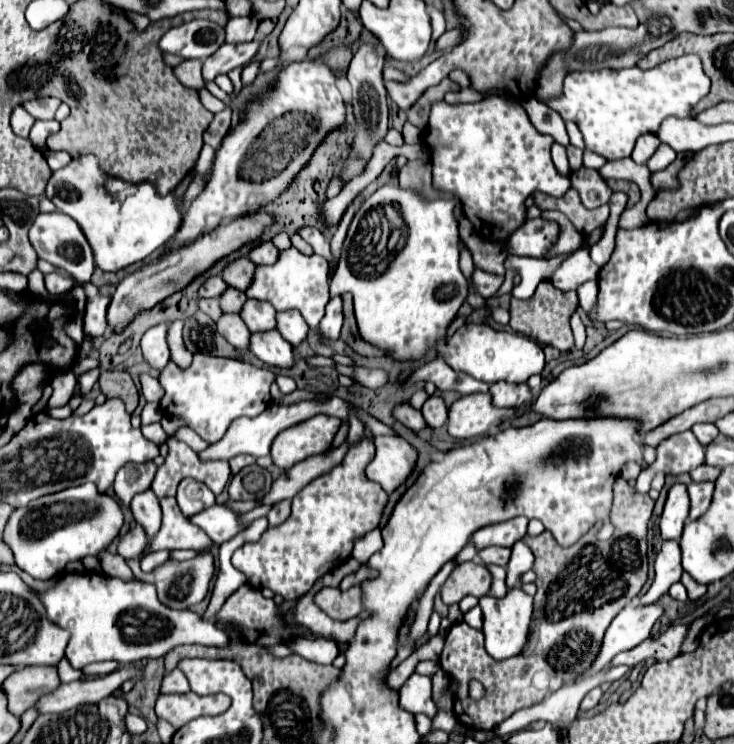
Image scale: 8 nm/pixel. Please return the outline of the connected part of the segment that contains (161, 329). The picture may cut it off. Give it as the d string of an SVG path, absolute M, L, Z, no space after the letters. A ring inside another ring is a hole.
M158 324L152 326L140 342L142 354L146 358L146 362L152 368L162 370L168 362L170 362L170 348L168 348L168 324Z

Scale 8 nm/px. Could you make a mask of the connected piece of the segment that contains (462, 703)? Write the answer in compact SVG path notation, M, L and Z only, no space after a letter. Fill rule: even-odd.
M616 478L614 482L614 502L610 510L610 522L616 526L614 538L608 544L600 544L596 540L596 528L594 526L584 538L580 538L574 546L562 548L554 540L550 532L542 532L540 536L526 536L526 546L534 552L534 572L536 572L536 586L538 592L534 596L534 618L532 618L532 634L528 638L528 646L524 648L524 654L518 654L516 658L508 658L508 662L492 662L492 658L484 650L484 634L480 630L470 628L466 622L452 624L448 630L444 650L439 657L440 666L446 674L456 678L460 682L460 690L454 696L454 714L458 722L462 724L474 724L476 728L496 728L506 718L510 718L514 712L534 706L542 702L548 692L556 692L564 684L572 684L578 676L582 676L586 670L590 670L592 662L596 660L602 638L614 620L614 616L634 598L638 596L640 588L646 582L646 530L652 516L654 500L648 494L636 494L634 488L628 486L626 480ZM470 680L478 680L486 694L480 700L472 700L468 694Z

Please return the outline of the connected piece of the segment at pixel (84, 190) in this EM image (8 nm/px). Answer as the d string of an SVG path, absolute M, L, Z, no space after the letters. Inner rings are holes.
M94 156L74 158L66 168L56 170L48 180L46 196L60 212L72 216L80 224L102 272L118 272L148 258L154 250L174 238L184 218L180 196L174 192L160 196L150 182L128 184L118 178L106 178Z

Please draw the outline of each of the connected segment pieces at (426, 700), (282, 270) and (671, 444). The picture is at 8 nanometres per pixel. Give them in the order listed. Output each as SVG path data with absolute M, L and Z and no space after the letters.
M412 674L406 684L398 690L400 694L400 708L408 712L424 712L426 716L434 718L438 708L432 702L432 684L428 676Z
M296 248L280 252L280 262L276 266L256 266L256 282L246 292L248 298L270 302L278 312L286 310L300 310L304 316L306 324L314 330L318 328L322 316L324 316L324 306L330 300L328 294L328 262L322 256L306 256L298 252Z
M688 430L674 434L674 438L666 438L658 448L656 448L656 462L640 472L636 480L636 492L648 492L650 490L650 480L656 472L666 472L666 474L684 474L690 472L706 462L706 448L698 442L698 438Z

